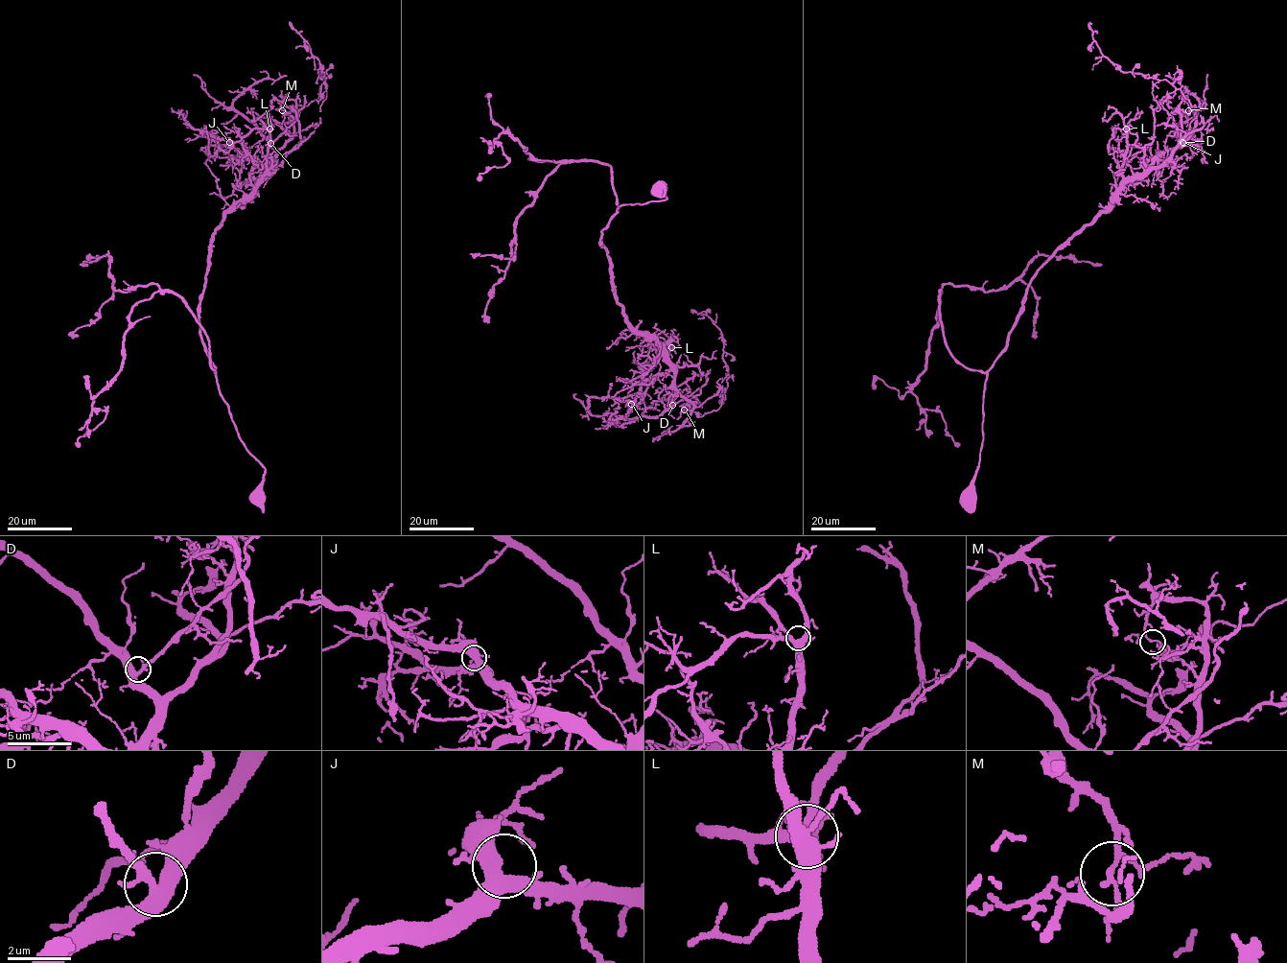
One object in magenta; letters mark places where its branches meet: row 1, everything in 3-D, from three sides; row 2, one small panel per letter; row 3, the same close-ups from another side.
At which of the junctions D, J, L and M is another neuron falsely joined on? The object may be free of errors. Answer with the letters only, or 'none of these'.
M

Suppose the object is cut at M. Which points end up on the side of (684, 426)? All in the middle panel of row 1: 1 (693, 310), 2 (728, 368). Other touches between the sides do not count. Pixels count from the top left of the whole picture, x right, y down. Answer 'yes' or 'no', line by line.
1: no
2: no

